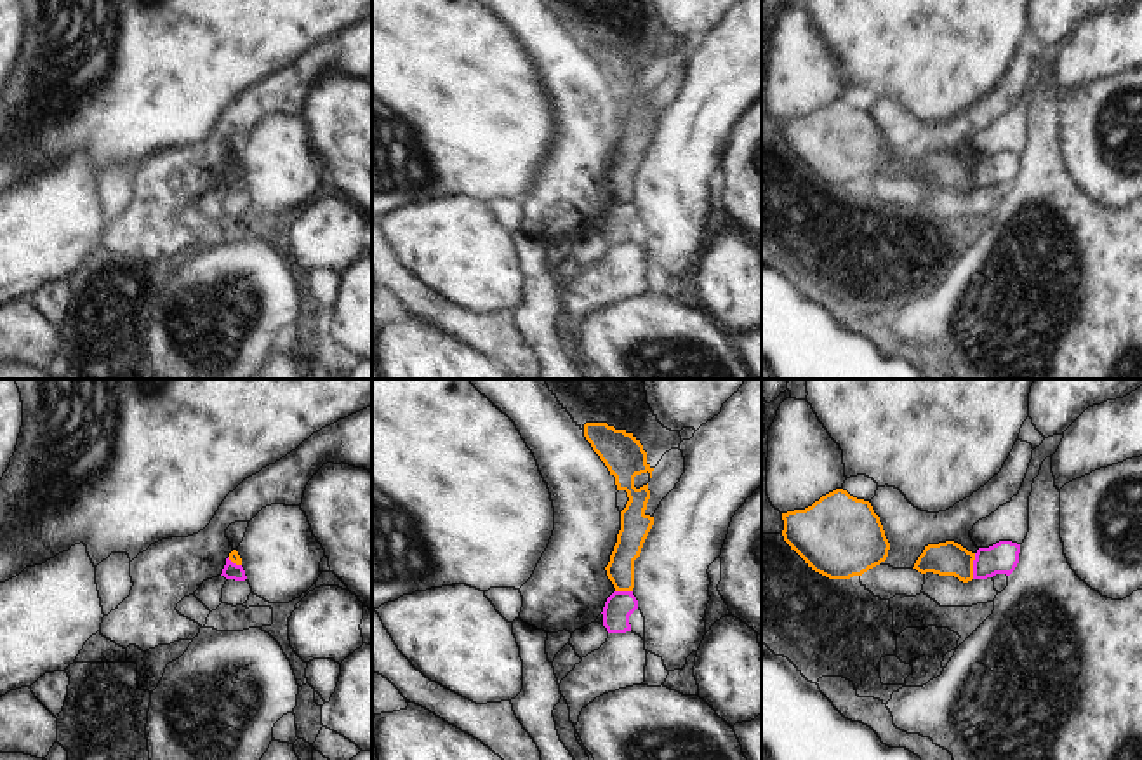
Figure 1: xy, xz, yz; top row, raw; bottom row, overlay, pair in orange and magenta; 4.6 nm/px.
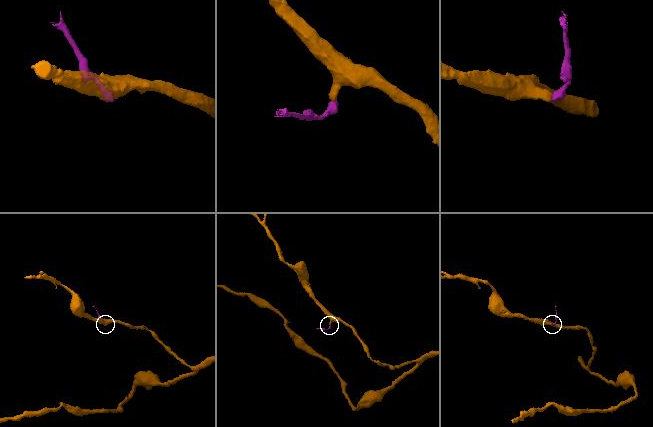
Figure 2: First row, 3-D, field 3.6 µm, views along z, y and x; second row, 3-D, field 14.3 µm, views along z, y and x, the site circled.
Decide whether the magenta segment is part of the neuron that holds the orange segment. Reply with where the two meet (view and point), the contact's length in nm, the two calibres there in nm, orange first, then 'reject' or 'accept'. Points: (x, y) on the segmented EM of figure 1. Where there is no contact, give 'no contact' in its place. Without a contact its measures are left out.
contact yz (972, 566); length 120 nm; calibres 160 and 140 nm; reject

